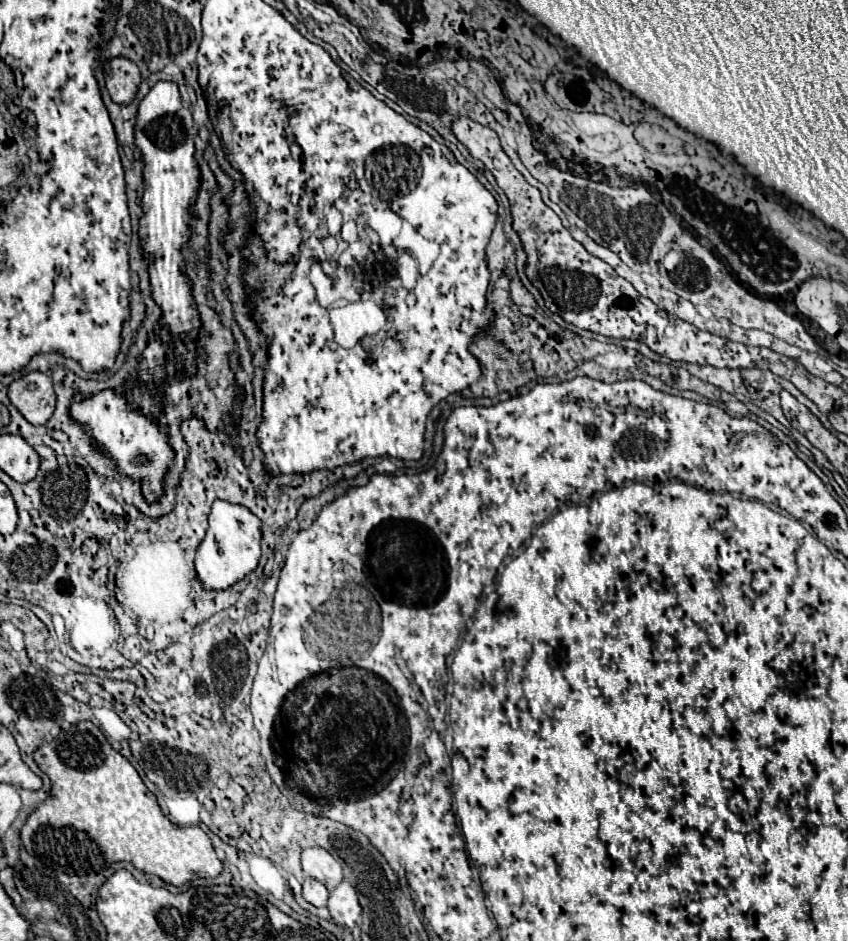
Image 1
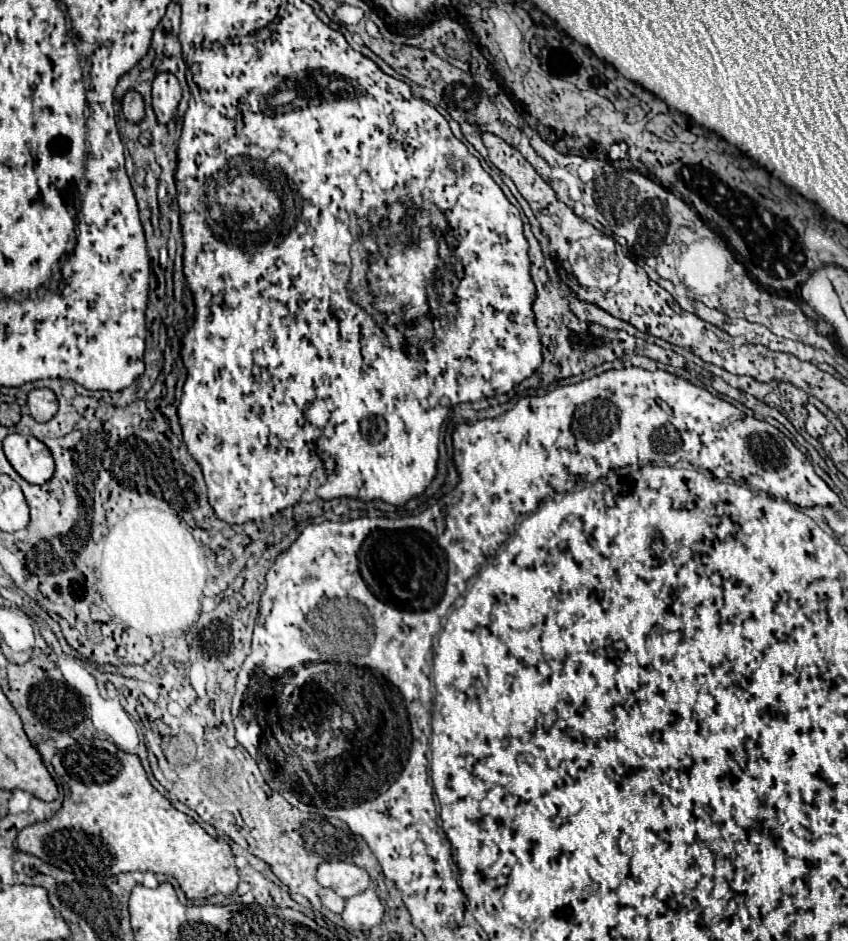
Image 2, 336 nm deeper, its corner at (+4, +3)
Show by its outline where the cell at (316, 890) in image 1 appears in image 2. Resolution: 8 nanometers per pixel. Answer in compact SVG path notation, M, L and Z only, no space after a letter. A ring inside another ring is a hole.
M323 888L319 896L321 896L321 900L323 900L323 906L325 906L325 908L329 908L329 910L331 910L331 912L335 912L335 914L341 914L341 912L343 912L343 908L345 908L345 900L343 900L343 898L339 898L333 890Z

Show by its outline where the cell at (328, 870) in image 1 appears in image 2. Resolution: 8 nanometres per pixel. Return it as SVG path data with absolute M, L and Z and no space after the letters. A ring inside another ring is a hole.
M345 862L321 864L317 870L317 882L325 888L335 890L341 898L351 898L371 888L369 874L363 868Z

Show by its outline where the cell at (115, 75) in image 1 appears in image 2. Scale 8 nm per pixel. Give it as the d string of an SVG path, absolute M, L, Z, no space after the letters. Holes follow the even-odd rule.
M129 90L123 98L123 116L127 118L127 122L141 122L143 116L145 116L145 110L143 110L143 98L139 92L135 90Z

